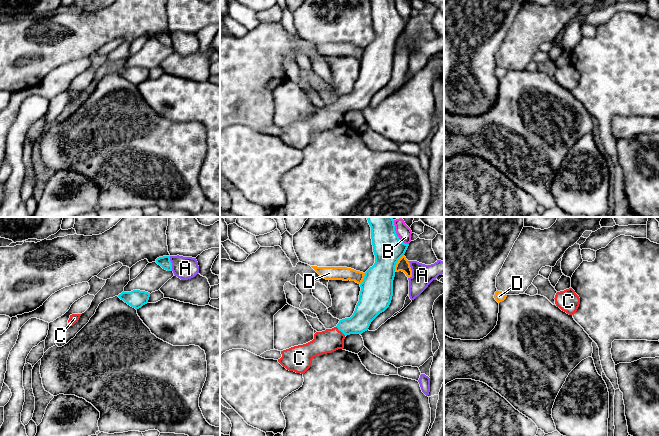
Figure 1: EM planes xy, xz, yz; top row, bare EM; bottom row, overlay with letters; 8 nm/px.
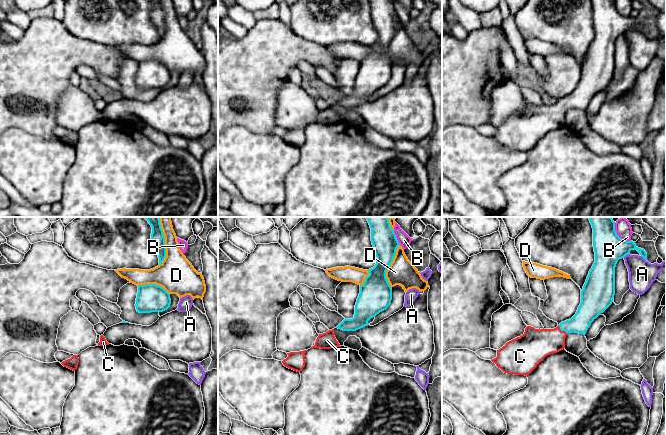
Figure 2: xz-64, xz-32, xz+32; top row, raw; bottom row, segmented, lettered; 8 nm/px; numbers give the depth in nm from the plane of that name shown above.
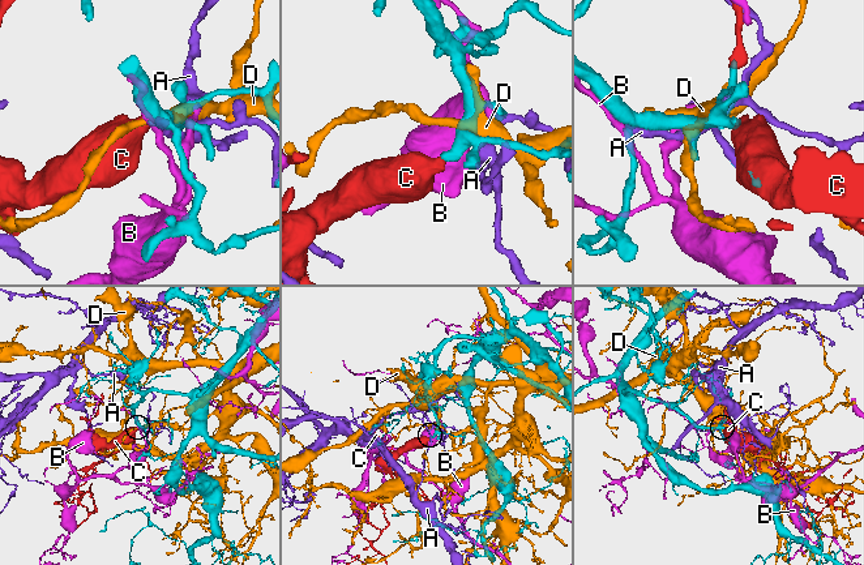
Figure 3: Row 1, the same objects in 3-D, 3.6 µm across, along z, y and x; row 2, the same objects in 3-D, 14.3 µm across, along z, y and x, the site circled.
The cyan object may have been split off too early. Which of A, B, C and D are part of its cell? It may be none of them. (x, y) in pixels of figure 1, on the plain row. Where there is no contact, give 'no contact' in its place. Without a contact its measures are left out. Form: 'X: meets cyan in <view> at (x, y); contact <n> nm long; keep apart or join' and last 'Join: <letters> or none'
A: meets cyan in xy at (171, 39); contact 120 nm long; keep apart
B: meets cyan in xz at (397, 12); contact 200 nm long; keep apart
C: meets cyan in xz at (340, 106); contact 110 nm long; join
D: meets cyan in xz at (397, 37); contact 150 nm long; keep apart
Join: C

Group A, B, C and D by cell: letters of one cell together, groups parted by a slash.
A / B / C / D

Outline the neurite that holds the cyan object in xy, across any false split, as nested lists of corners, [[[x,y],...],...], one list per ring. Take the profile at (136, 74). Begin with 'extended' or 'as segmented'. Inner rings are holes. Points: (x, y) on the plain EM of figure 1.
as segmented; [[[140,66],[122,68],[118,73],[136,86],[148,79],[150,69]]]

